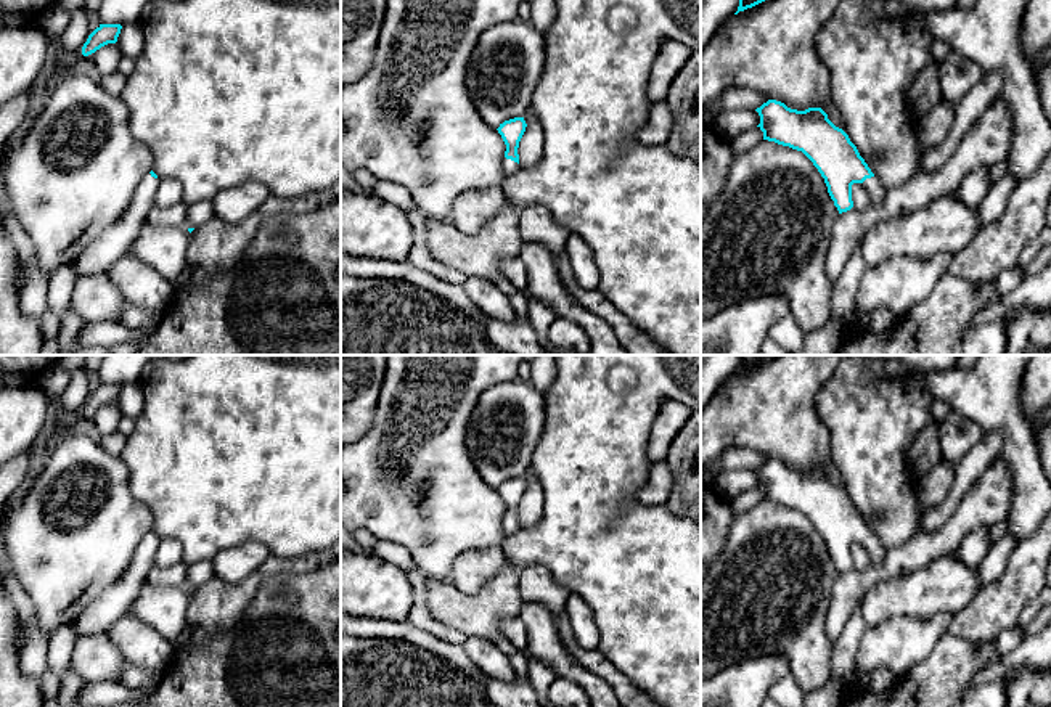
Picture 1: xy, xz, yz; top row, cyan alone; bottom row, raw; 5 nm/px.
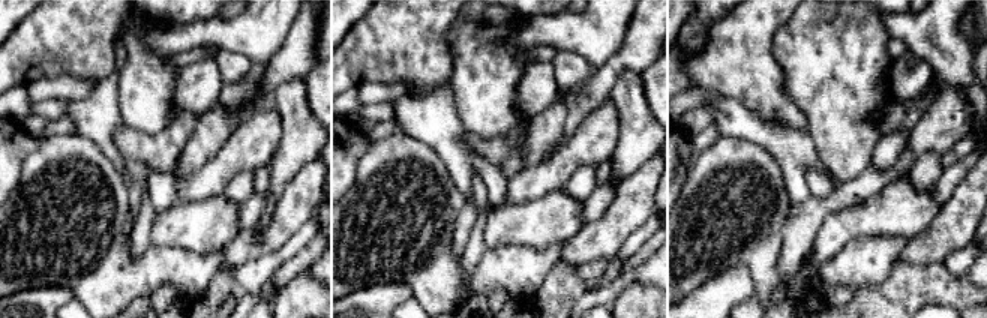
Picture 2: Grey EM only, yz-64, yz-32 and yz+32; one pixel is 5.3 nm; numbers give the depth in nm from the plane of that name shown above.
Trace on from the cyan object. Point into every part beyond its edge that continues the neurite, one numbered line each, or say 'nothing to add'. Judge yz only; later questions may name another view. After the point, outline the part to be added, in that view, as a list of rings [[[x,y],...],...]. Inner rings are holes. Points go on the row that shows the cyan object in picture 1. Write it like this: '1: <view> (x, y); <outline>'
1: yz (878, 192); [[[876,177],[866,178],[861,185],[871,194],[873,207],[879,207],[887,194],[885,186]]]

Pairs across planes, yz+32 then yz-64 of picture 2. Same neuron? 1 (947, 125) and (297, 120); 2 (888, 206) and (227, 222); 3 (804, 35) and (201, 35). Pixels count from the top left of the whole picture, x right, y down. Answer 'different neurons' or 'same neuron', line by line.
1: different neurons
2: same neuron
3: different neurons

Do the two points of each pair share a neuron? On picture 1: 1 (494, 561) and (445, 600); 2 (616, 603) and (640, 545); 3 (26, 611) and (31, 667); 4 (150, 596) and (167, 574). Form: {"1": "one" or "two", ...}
{"1": "two", "2": "one", "3": "one", "4": "two"}

